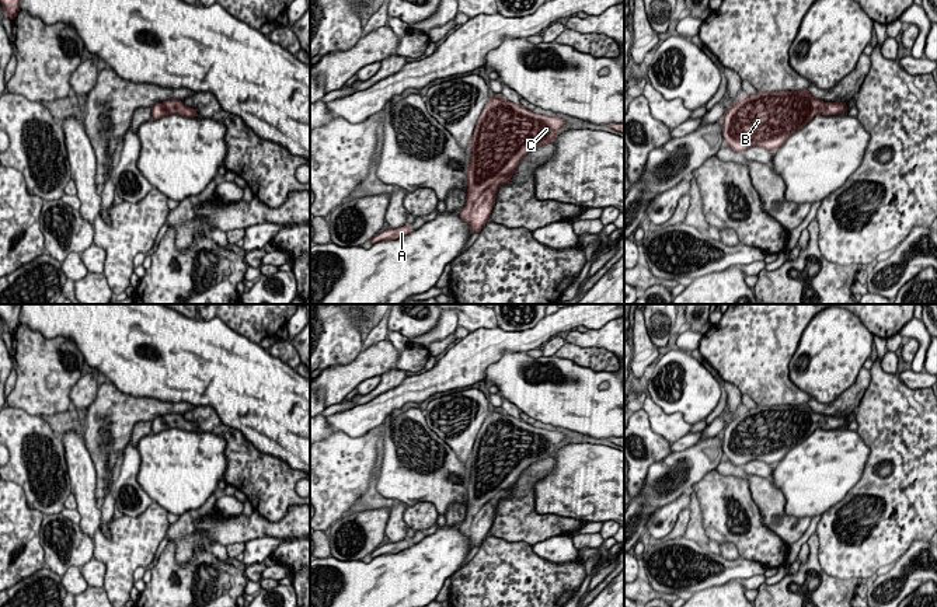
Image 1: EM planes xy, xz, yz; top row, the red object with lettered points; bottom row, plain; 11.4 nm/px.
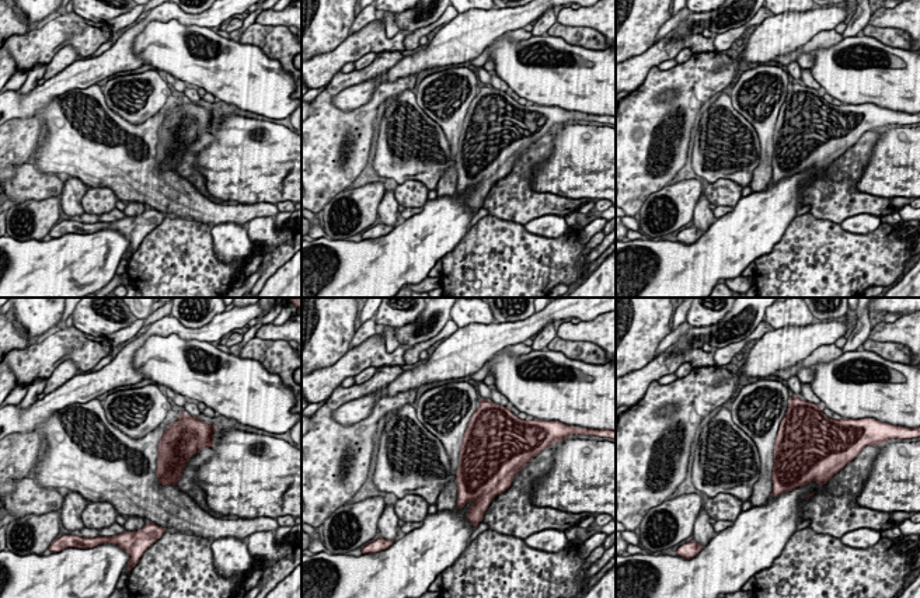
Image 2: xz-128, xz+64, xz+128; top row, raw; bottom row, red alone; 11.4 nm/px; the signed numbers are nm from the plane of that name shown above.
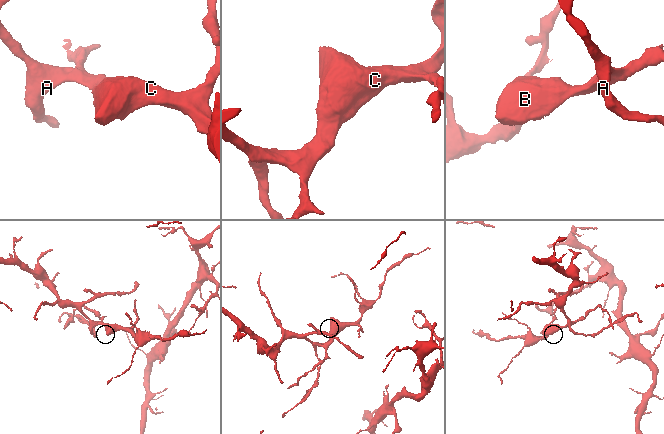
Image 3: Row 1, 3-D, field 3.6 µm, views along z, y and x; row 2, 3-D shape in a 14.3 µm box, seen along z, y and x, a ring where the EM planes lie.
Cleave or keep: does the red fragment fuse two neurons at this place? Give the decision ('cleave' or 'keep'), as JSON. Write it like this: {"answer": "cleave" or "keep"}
{"answer": "keep"}

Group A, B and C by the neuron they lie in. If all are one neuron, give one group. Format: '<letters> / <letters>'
A B C

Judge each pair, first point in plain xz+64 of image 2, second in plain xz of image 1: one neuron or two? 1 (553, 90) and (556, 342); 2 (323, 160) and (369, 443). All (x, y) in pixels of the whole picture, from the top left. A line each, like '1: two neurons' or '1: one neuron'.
1: two neurons
2: one neuron

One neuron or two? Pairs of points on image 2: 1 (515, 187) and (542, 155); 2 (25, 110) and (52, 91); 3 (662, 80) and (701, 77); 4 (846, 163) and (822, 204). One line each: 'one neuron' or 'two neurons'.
1: one neuron
2: one neuron
3: one neuron
4: one neuron

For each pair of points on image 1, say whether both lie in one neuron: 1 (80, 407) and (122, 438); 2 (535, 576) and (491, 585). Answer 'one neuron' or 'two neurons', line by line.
1: two neurons
2: one neuron

